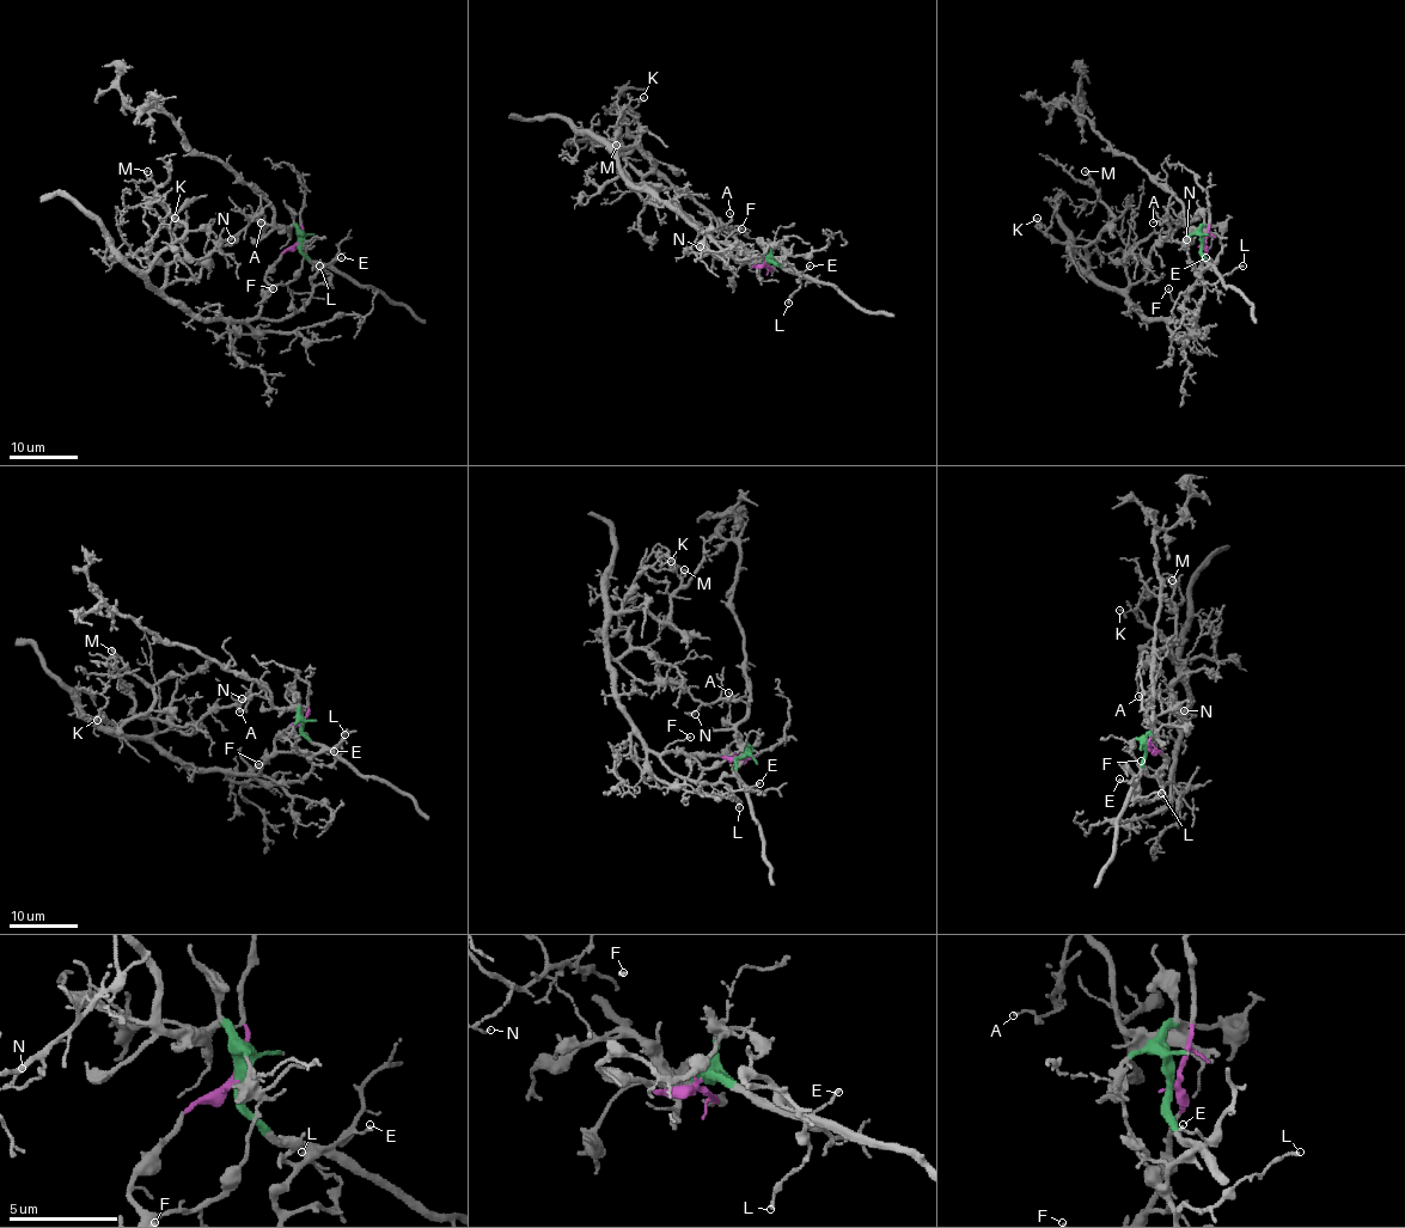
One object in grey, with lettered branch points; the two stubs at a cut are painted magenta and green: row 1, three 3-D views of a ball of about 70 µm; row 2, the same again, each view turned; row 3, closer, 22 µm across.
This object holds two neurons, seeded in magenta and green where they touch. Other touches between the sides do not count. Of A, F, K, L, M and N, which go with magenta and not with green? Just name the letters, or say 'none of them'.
A, F, K, L, M, N

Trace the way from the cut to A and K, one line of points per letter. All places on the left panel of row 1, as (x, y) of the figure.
A: (298, 243), (266, 275), (251, 318), (203, 321), (164, 293), (261, 223)
K: (298, 243), (266, 275), (266, 299), (251, 318), (199, 318), (146, 275), (148, 244), (162, 224), (175, 219)

